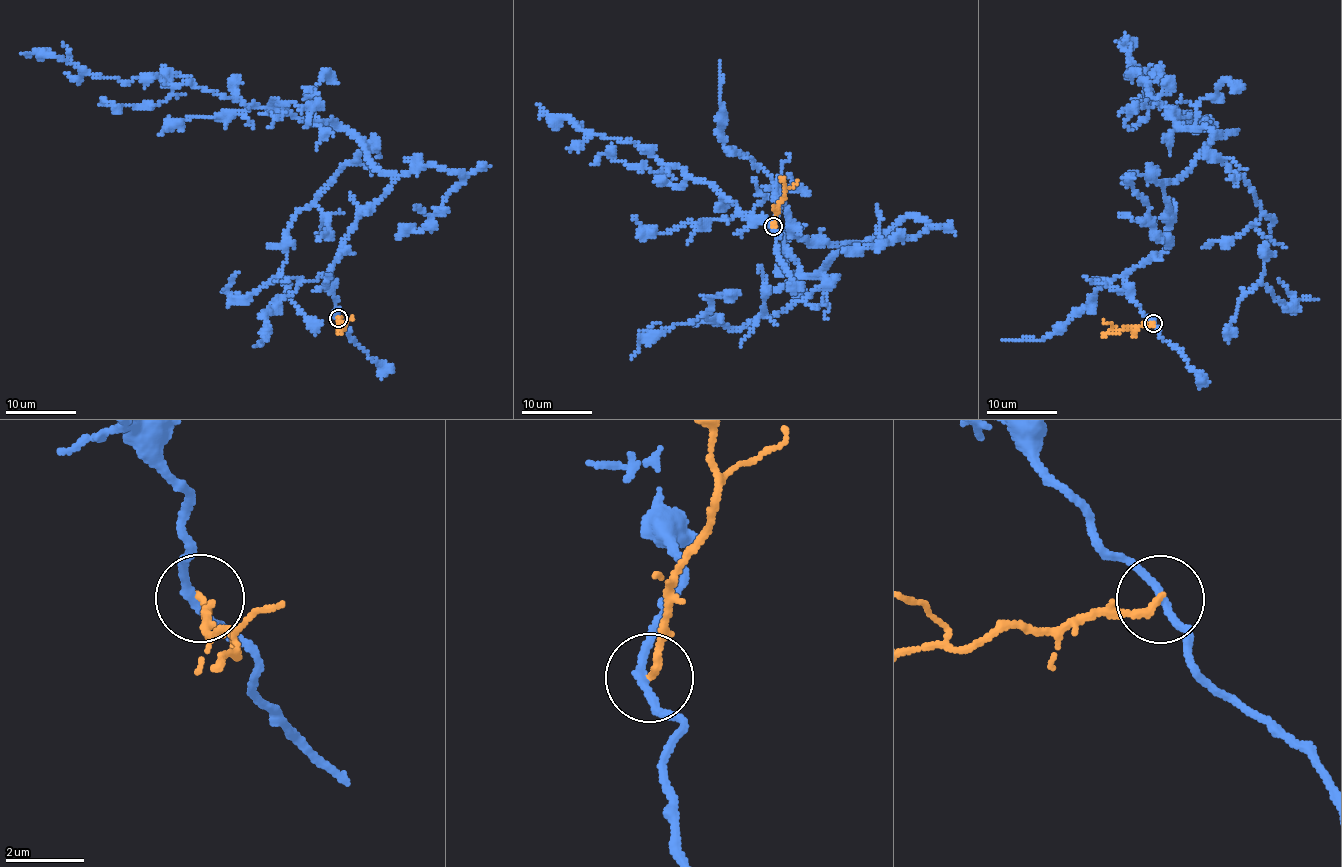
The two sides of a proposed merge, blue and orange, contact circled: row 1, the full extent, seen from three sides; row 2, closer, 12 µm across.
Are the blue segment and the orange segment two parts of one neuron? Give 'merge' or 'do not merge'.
do not merge

